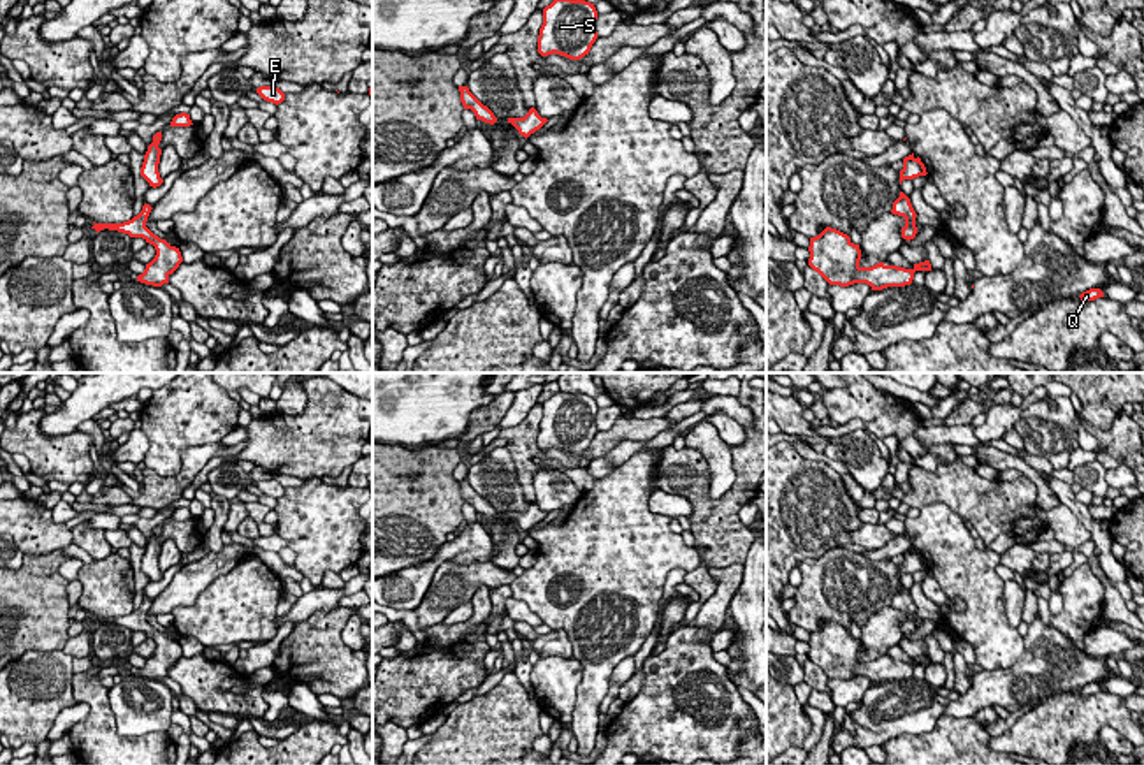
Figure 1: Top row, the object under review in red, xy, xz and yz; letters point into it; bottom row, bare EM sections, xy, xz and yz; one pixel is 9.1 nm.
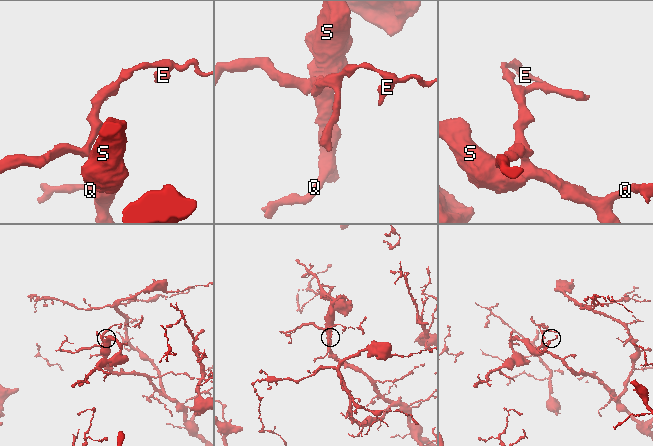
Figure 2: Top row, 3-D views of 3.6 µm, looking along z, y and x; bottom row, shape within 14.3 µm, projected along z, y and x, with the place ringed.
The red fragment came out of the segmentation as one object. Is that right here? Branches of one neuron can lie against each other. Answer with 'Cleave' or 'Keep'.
Cleave

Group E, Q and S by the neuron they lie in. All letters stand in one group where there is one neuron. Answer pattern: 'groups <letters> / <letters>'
groups E / Q S

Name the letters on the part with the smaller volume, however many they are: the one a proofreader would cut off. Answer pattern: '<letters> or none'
E

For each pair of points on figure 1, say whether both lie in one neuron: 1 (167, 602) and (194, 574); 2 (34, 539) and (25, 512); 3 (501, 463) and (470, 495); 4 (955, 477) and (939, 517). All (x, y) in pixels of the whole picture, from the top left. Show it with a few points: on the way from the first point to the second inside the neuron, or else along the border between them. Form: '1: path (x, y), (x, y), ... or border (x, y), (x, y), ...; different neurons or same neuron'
1: path (174, 595), (188, 581); same neuron
2: path (34, 531), (25, 519); same neuron
3: path (494, 470), (477, 488); same neuron
4: border (919, 509), (944, 502), (965, 519); different neurons

